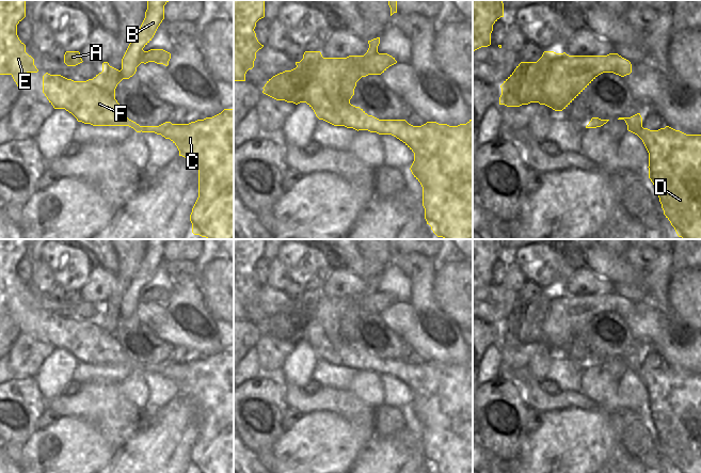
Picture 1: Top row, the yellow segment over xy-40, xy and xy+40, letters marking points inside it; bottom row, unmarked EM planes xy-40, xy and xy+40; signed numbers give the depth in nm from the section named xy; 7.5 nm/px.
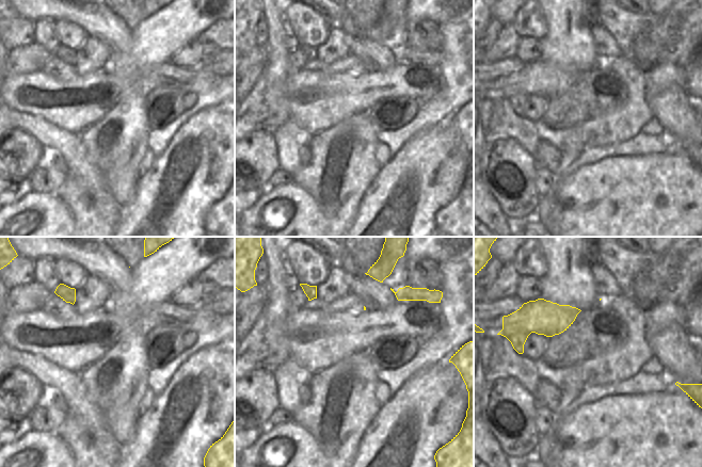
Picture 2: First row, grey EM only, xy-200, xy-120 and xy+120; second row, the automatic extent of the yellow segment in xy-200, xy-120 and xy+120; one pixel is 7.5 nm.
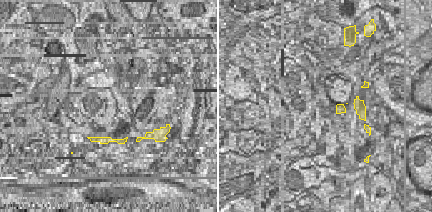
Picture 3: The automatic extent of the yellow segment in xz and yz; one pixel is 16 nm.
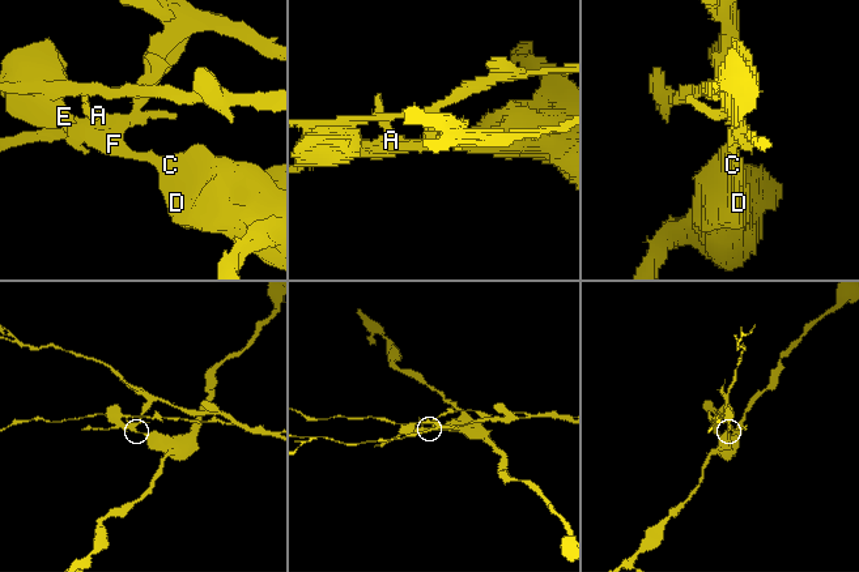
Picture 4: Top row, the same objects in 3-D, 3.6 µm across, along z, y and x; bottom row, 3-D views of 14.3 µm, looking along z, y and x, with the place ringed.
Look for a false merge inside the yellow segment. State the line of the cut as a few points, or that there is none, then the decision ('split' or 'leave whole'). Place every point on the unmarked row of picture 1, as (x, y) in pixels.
xy (384, 359), (379, 373) | split

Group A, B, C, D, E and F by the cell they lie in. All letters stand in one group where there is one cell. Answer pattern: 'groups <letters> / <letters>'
groups A B E F / C D

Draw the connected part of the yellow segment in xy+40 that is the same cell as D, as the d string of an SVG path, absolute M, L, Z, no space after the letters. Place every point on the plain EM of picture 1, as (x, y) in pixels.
M640 352L618 359L624 359L627 369L642 379L649 392L649 417L676 473L701 473L701 374L686 374L669 365L658 369L643 367Z

